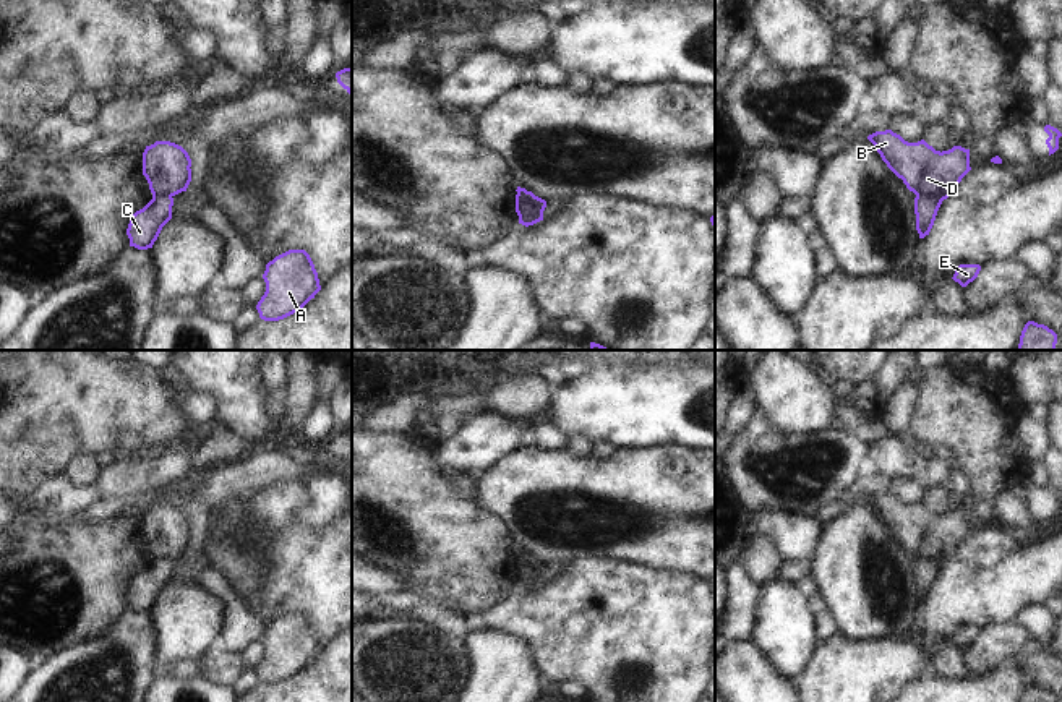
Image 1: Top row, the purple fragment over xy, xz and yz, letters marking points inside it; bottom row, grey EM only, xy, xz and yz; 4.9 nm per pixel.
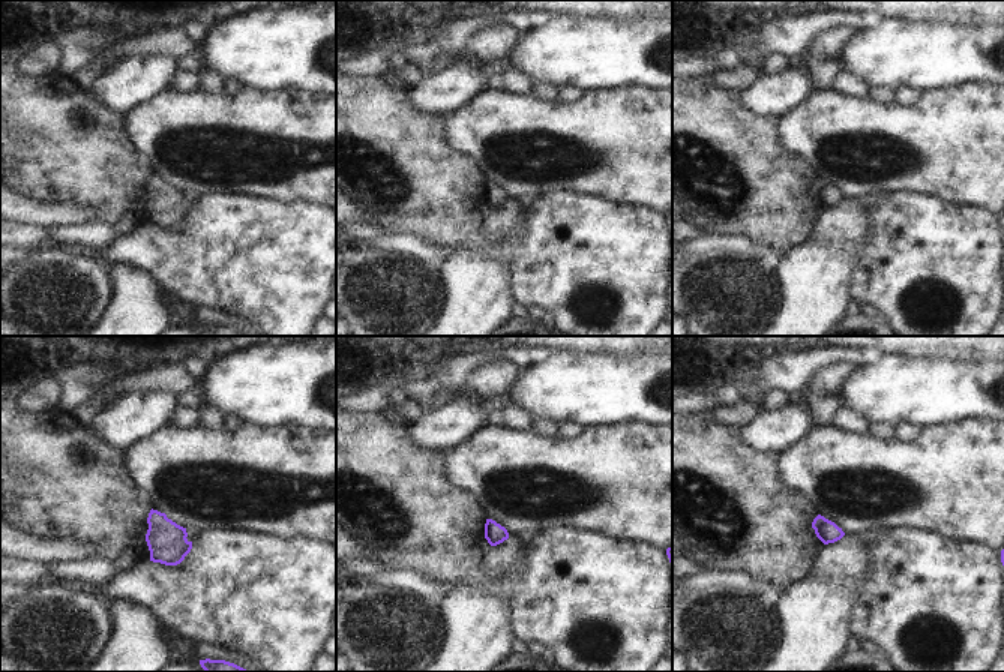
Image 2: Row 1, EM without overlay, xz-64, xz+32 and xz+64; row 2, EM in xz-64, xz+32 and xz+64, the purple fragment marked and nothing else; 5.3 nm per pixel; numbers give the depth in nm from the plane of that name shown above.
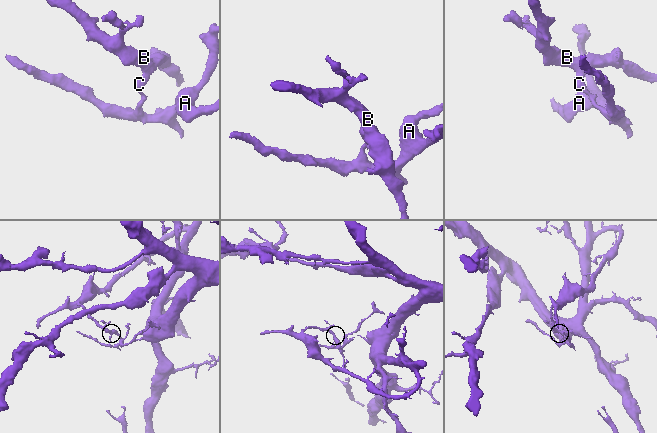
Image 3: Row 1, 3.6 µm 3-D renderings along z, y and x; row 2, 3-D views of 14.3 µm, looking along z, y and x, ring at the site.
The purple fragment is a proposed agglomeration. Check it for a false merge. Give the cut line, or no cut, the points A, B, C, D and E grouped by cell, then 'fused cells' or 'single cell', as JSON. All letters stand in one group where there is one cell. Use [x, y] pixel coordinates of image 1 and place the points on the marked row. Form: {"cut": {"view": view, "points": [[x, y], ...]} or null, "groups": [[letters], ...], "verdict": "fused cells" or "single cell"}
{"cut": {"view": "yz", "points": [[916, 195], [942, 200]]}, "groups": [["A", "C", "E"], ["B", "D"]], "verdict": "fused cells"}

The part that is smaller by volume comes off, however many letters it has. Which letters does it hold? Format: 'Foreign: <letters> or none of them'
Foreign: A, C, E.

